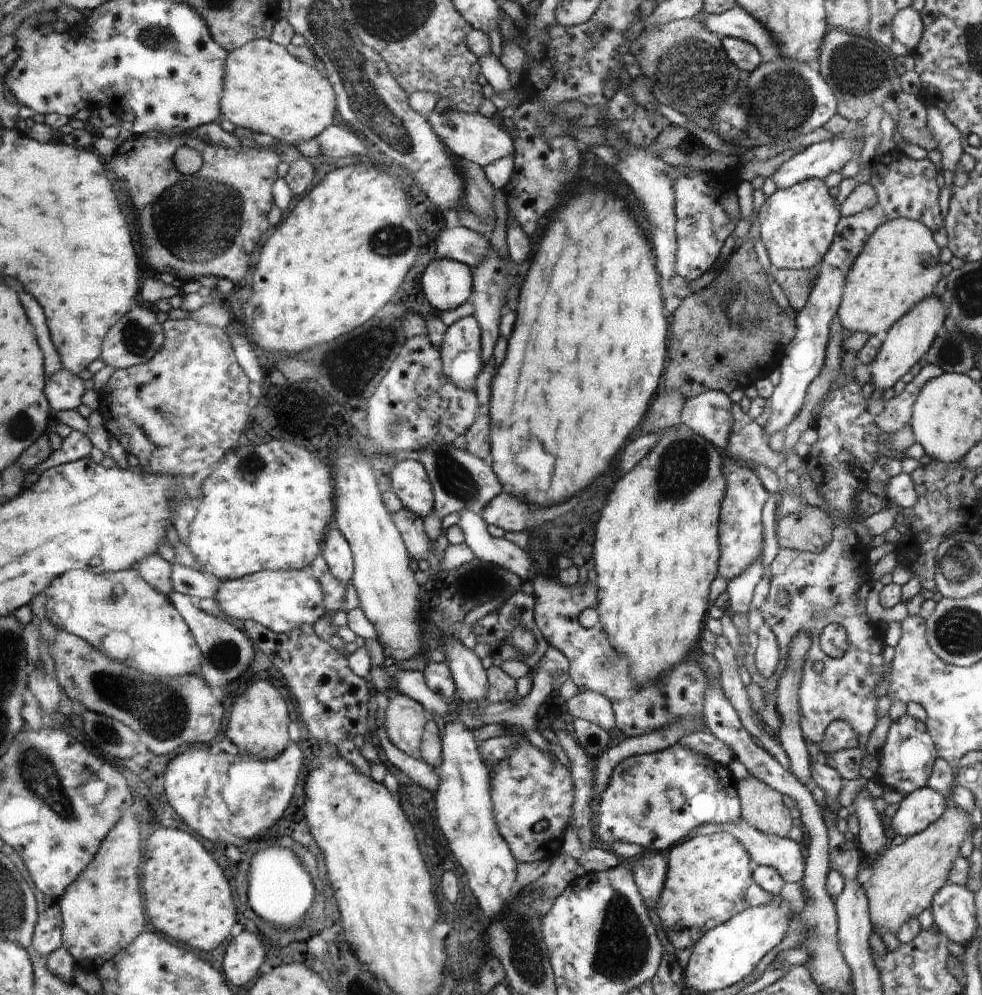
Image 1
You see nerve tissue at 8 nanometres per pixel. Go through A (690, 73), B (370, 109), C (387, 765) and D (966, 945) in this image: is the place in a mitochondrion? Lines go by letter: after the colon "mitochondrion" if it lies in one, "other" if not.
A: mitochondrion
B: mitochondrion
C: other
D: other

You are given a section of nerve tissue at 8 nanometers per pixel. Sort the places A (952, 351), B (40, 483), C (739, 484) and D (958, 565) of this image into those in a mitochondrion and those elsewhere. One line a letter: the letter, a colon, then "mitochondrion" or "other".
A: mitochondrion
B: other
C: other
D: mitochondrion

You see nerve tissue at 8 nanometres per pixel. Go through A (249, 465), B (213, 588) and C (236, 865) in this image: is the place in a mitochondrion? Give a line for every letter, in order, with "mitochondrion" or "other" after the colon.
A: mitochondrion
B: other
C: other

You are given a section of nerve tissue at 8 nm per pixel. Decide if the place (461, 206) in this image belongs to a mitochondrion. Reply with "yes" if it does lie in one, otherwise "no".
no

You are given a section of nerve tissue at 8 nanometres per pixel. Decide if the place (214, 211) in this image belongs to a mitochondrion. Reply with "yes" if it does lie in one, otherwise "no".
yes

